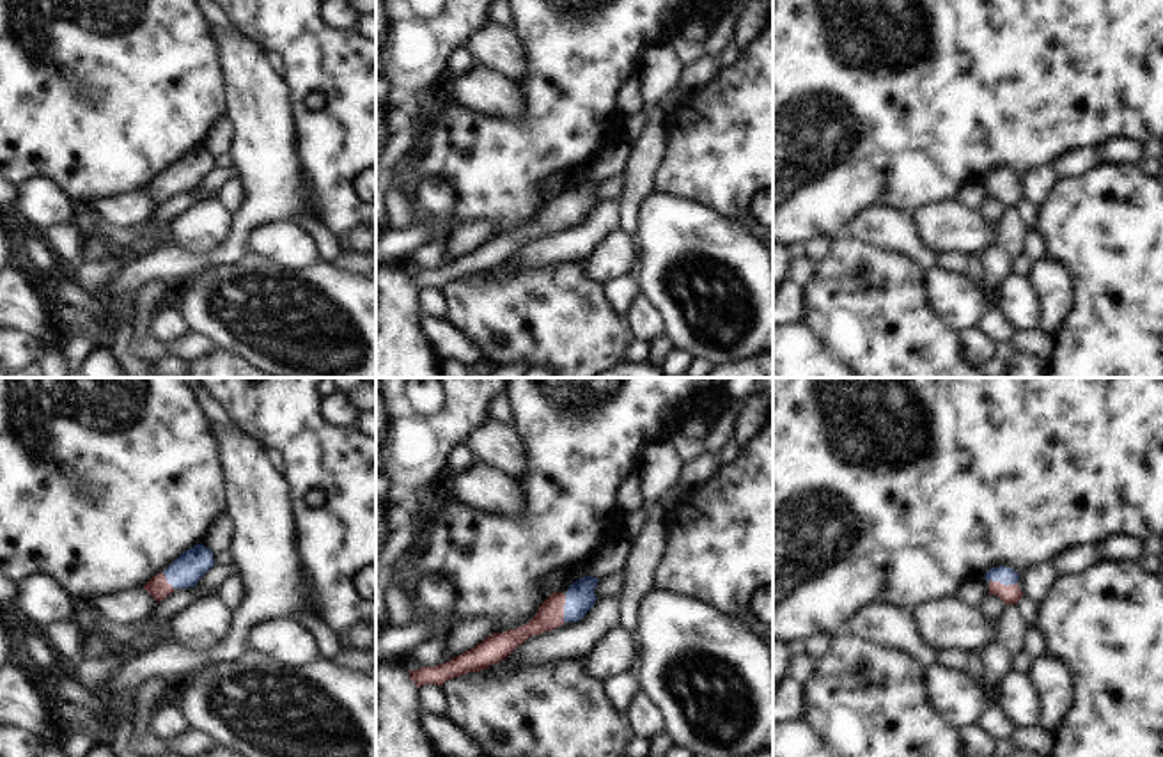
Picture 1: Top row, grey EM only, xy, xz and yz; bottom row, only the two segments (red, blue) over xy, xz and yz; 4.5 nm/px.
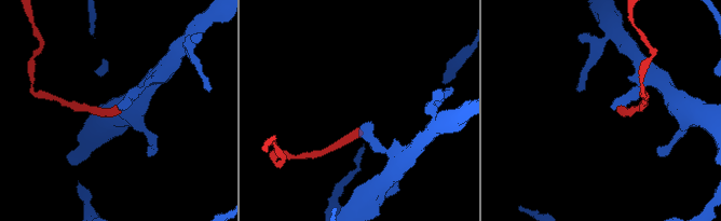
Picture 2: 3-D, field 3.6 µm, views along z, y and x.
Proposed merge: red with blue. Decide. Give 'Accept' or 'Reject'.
Accept.

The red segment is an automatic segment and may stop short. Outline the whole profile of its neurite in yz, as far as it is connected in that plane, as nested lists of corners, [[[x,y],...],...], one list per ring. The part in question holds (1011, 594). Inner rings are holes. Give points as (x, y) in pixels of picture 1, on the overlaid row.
[[[993,567],[986,573],[984,580],[989,581],[989,594],[998,596],[1005,605],[1018,605],[1023,597],[1018,587],[1019,574],[1012,567]]]

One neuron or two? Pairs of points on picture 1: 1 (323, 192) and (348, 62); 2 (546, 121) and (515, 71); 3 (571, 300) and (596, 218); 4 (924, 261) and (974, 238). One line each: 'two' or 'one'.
1: one
2: two
3: two
4: two

